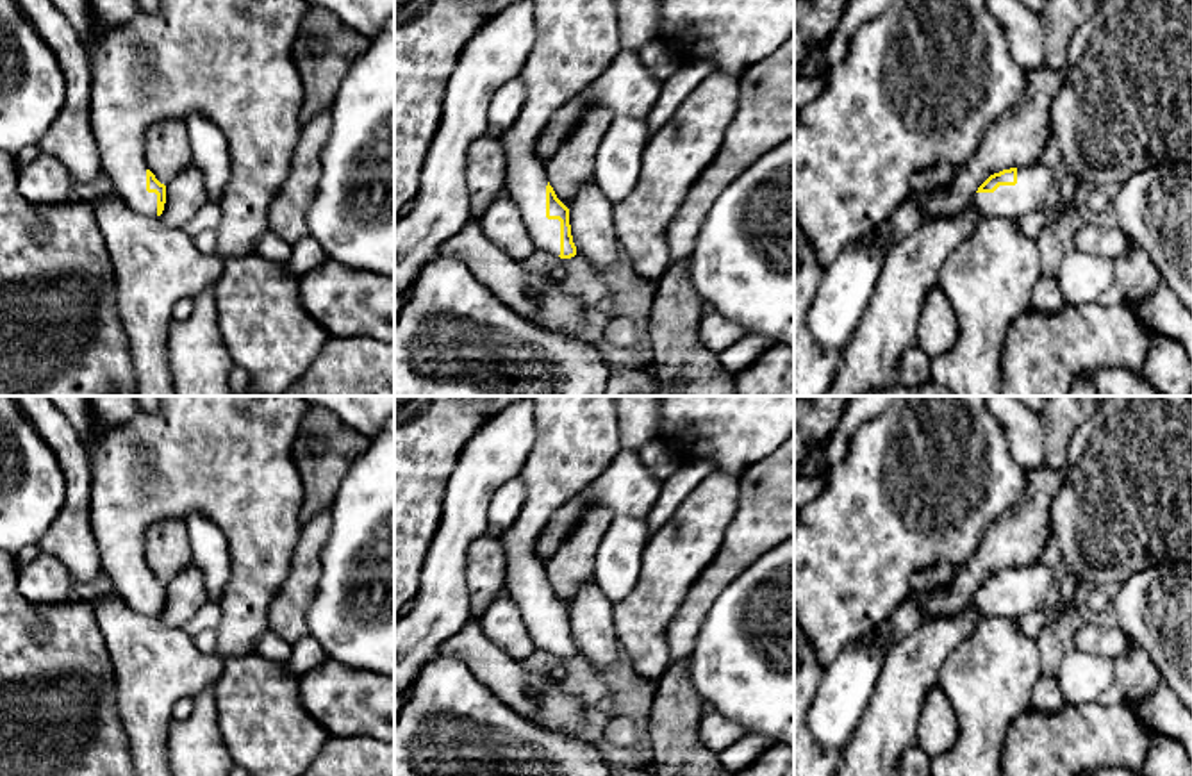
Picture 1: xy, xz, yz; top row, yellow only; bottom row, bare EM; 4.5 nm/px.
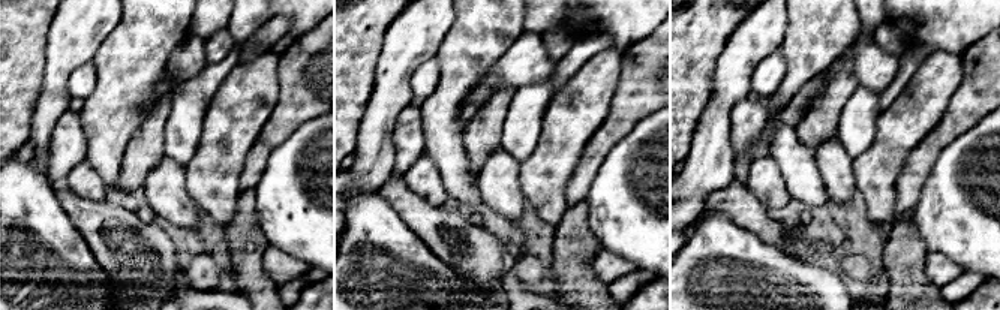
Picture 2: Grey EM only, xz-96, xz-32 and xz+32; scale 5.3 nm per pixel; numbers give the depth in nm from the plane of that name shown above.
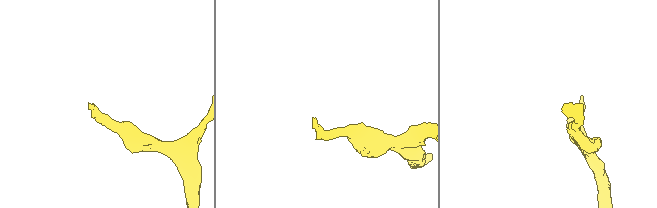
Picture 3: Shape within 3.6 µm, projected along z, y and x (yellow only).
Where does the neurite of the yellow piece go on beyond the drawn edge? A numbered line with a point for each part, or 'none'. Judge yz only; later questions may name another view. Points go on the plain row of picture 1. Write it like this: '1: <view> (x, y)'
1: yz (1034, 582)

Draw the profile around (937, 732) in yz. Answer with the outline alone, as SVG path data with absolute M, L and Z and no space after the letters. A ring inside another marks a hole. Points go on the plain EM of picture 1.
M935 685L924 699L917 724L917 746L931 758L953 749L960 737L960 722L944 690Z

